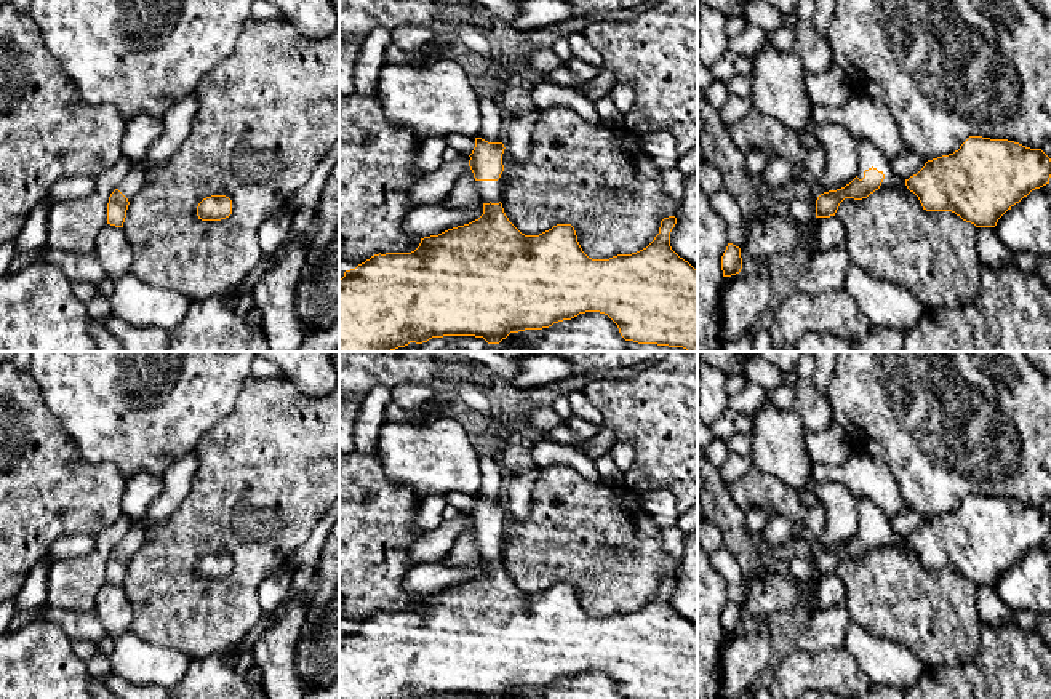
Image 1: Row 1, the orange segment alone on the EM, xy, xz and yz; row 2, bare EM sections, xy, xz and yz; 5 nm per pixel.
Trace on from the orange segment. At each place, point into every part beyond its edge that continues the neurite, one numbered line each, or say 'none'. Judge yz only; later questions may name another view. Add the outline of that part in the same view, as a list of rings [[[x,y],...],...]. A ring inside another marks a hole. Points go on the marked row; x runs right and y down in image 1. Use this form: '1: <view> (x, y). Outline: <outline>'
1: yz (869, 155). Outline: [[[853,134],[857,149],[857,171],[856,176],[859,179],[864,178],[864,171],[869,168],[877,168],[885,174],[885,179],[880,189],[905,189],[905,179],[894,174],[891,170],[889,158],[881,154],[878,147],[875,147],[869,139]]]

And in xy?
1: xy (135, 179). Outline: [[[133,163],[125,179],[118,184],[118,190],[131,202],[146,186],[149,170],[142,163]]]

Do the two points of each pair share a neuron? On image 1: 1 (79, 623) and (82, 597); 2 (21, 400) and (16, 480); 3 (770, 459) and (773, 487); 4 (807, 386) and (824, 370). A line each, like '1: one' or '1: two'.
1: two
2: one
3: two
4: two

